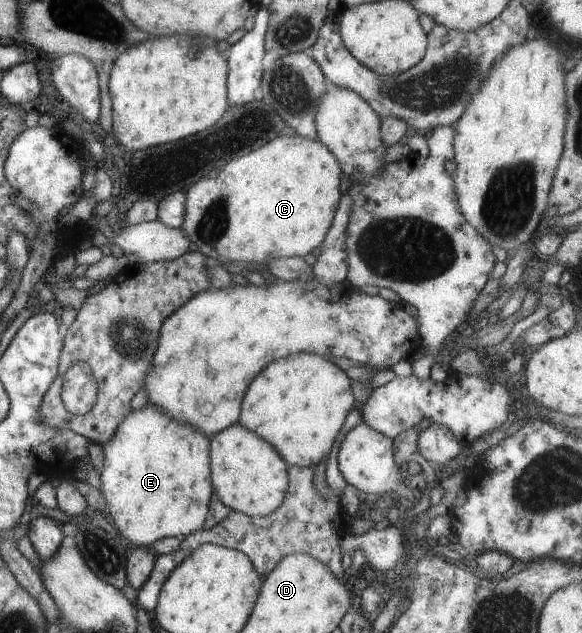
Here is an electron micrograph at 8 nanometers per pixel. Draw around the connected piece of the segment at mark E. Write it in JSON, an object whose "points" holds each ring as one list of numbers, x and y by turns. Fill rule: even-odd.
{"points":[[145,405,131,410,117,425,115,433,102,446,103,469,99,477,99,491,105,499,105,514,119,536,136,547,150,547,163,538,182,538,204,528,208,504,213,494,209,471,209,441,197,433,193,425,183,425,165,415,163,409]]}

